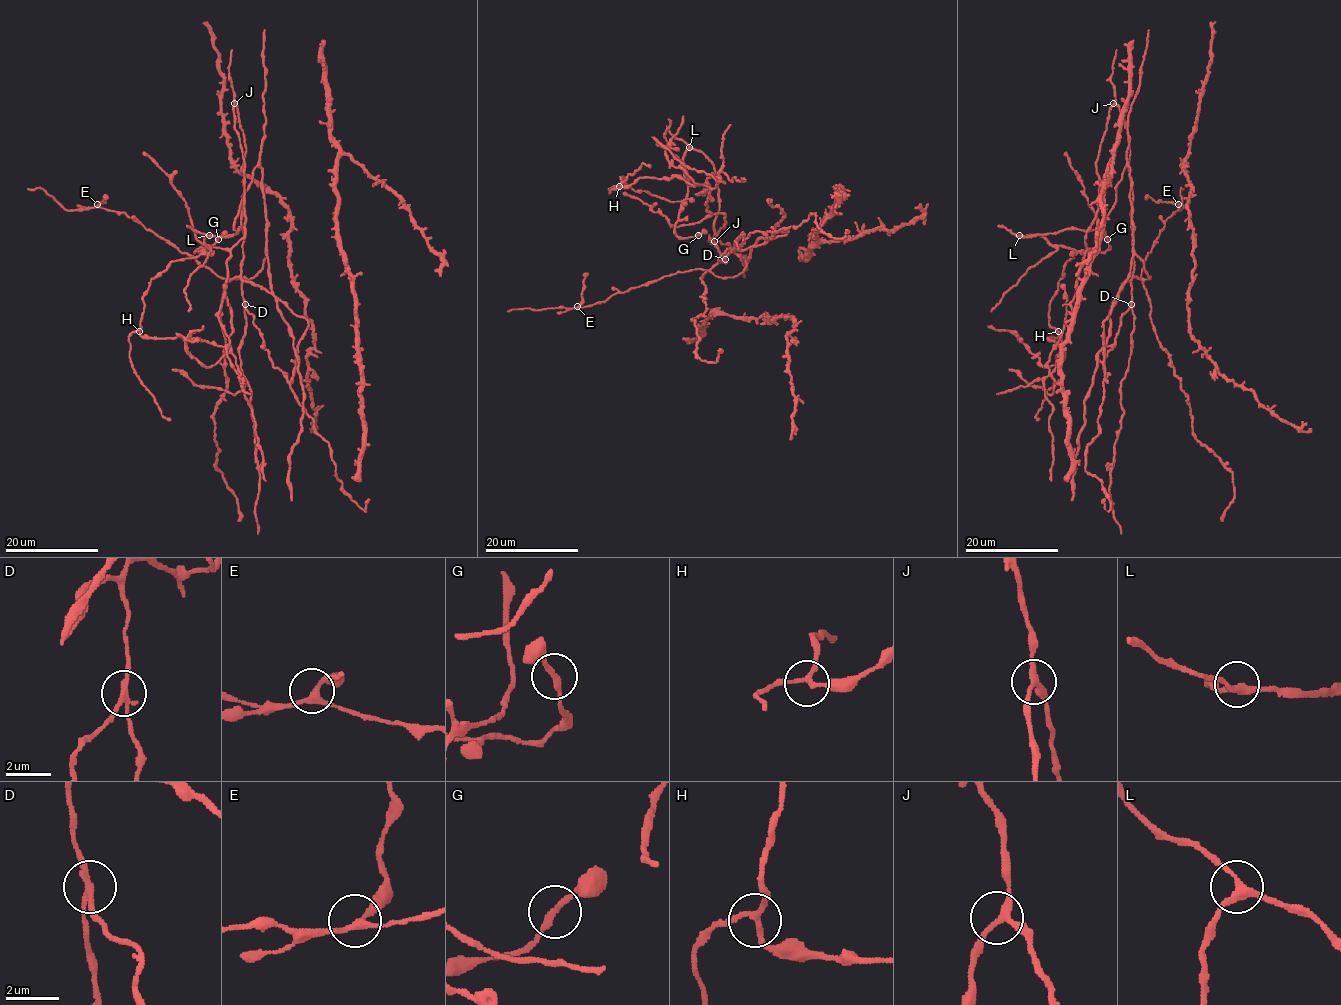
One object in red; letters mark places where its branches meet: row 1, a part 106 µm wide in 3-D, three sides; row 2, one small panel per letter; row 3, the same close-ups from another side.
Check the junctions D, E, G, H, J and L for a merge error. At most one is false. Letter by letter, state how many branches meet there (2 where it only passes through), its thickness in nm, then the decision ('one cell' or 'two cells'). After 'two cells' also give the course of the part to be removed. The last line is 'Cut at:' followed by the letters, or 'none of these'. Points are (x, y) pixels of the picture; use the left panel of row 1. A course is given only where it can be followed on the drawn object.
D: 3 branches meet; 200 nm thick; two cells; foreign part runs (245, 305), (253, 315), (253, 324), (260, 332), (270, 362), (289, 384)
E: 3 branches meet; 240 nm thick; one cell
G: 2 branches meet; 200 nm thick; one cell
H: 3 branches meet; 180 nm thick; one cell
J: 3 branches meet; 200 nm thick; one cell
L: 3 branches meet; 260 nm thick; one cell
Cut at: D

